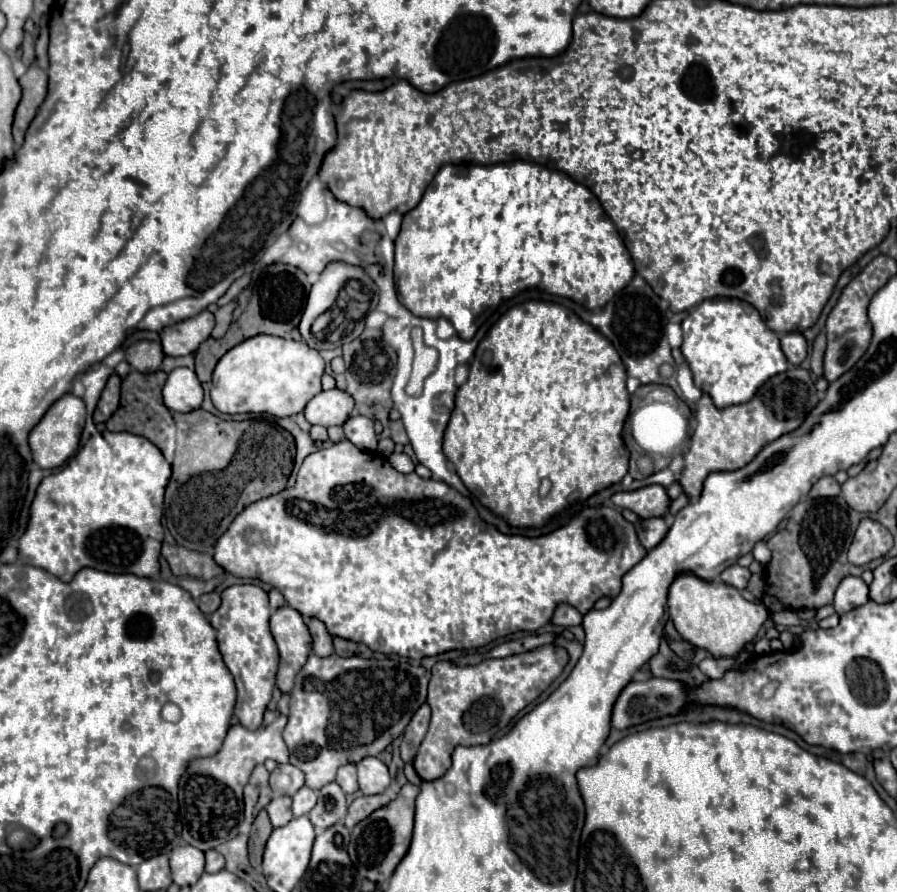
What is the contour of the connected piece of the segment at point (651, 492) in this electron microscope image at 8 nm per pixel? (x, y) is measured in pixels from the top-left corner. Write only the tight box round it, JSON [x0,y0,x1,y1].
[611,485,671,519]

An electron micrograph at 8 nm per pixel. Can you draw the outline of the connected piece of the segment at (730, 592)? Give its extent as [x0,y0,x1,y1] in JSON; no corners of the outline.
[669,573,769,659]

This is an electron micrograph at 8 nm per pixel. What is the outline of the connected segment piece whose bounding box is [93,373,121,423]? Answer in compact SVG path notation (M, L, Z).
M113 373L103 389L103 395L99 399L99 405L93 413L93 419L95 423L105 423L113 411L119 407L119 387L121 387L121 377L117 373Z

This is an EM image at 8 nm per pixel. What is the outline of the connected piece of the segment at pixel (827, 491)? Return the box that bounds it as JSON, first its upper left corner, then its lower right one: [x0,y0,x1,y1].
[809,475,841,497]

